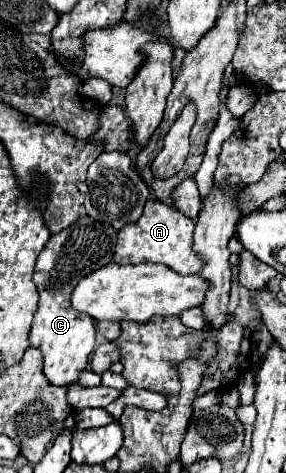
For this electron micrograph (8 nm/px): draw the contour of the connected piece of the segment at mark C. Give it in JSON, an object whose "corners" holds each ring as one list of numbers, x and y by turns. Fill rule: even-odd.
{"corners":[[85,216,73,222,69,228,53,234,37,258,33,282,39,290,39,306,29,340,31,346,37,346,43,352,43,370,53,384,73,384,77,382,77,374,87,368,89,354,95,348,95,320,71,306,71,292,83,276,113,262,115,242,117,230,113,230,113,226]]}

